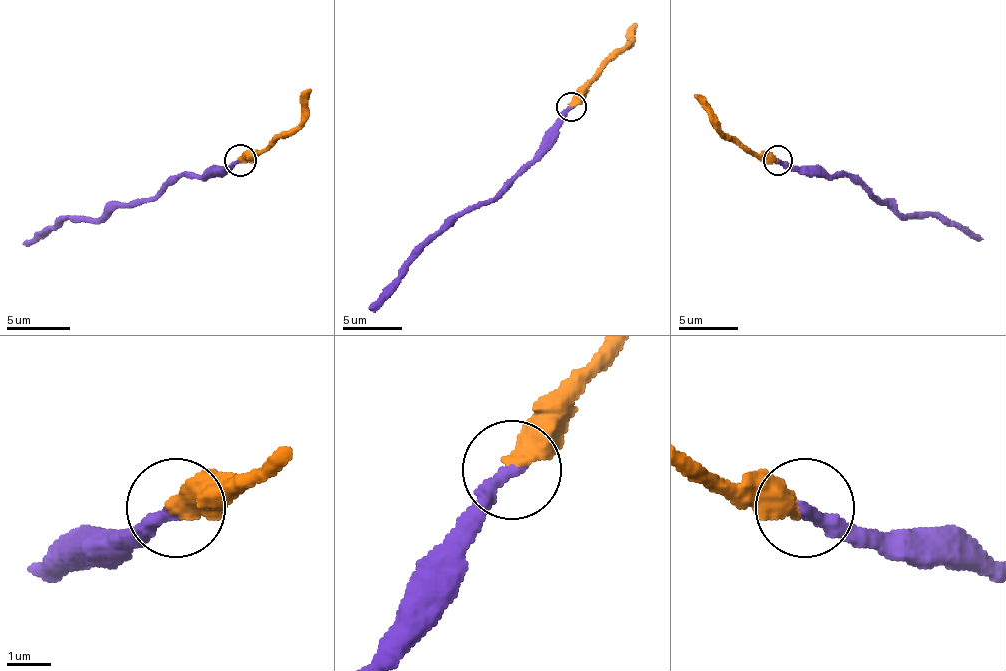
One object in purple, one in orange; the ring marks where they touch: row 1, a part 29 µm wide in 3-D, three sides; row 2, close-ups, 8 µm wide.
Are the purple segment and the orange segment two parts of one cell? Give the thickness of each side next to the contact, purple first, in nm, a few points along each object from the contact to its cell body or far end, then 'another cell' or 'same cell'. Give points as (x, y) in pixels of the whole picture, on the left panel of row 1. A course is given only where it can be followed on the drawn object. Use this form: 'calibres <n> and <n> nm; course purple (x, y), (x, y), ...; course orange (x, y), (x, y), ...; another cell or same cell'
calibres 360 and 480 nm; course purple (239, 159), (201, 175), (179, 175), (156, 197), (115, 204), (95, 220), (63, 220), (25, 242); course orange (239, 159), (252, 159), (284, 136), (300, 120), (300, 98), (310, 88); same cell

